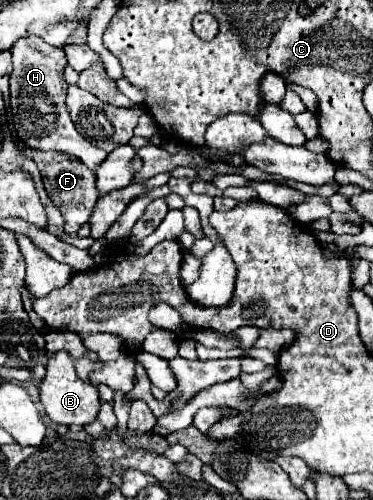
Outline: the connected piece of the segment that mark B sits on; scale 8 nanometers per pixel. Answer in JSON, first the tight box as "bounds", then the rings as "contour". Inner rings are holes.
{"bounds":[40,351,100,425],"contour":[[[58,351],[50,357],[46,365],[46,377],[40,381],[40,401],[54,423],[62,425],[88,425],[96,419],[100,409],[98,389],[90,381],[82,381],[76,375],[72,357],[66,351]]]}

